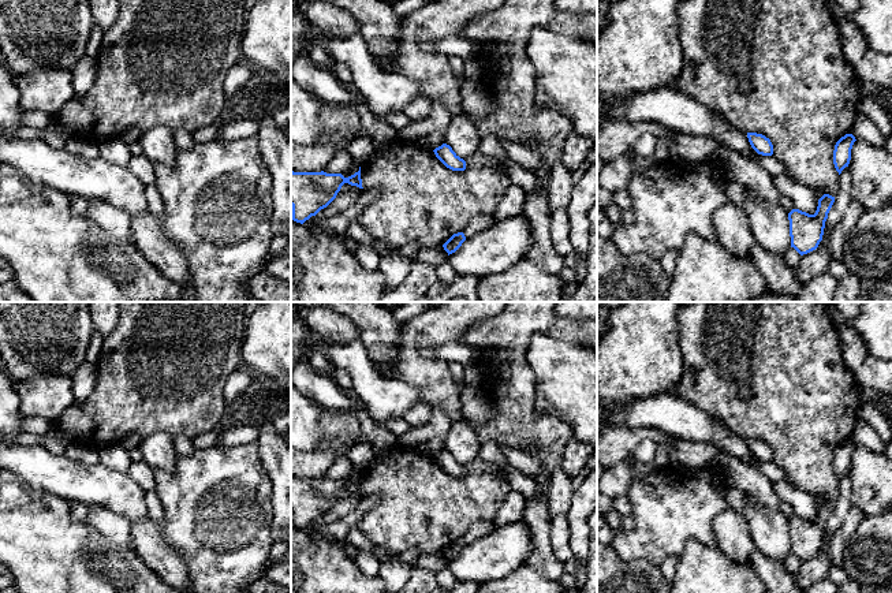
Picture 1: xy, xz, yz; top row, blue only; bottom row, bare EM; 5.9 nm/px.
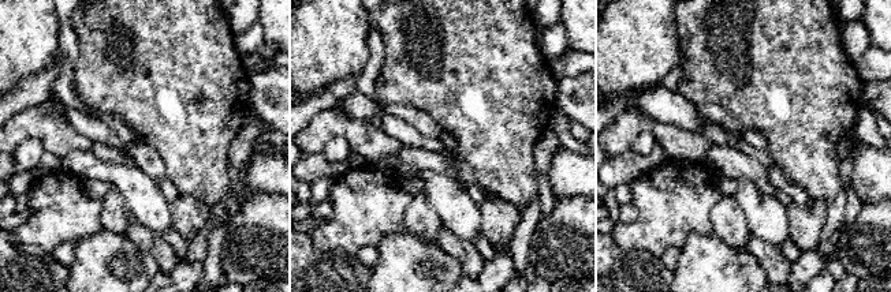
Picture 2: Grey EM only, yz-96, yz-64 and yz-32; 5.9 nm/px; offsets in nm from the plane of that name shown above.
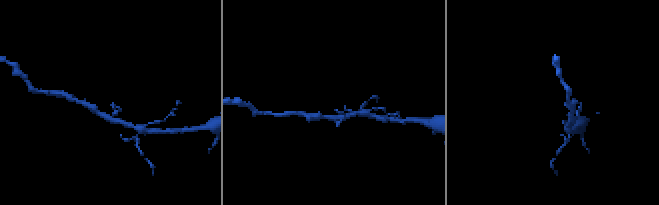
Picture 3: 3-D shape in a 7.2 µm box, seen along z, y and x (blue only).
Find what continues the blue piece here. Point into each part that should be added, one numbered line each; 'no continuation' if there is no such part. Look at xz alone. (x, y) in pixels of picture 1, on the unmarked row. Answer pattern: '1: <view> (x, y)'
no continuation

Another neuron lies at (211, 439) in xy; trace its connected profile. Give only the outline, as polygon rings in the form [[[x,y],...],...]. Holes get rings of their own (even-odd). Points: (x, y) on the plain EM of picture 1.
[[[219,426],[210,432],[197,436],[193,441],[195,450],[206,450],[220,445],[220,436],[225,426]]]

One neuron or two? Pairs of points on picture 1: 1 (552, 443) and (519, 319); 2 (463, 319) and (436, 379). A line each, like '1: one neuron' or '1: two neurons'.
1: one neuron
2: one neuron

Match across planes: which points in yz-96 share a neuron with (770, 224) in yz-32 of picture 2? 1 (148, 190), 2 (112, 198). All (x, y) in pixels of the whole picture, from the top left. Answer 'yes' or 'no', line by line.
1: yes
2: no

